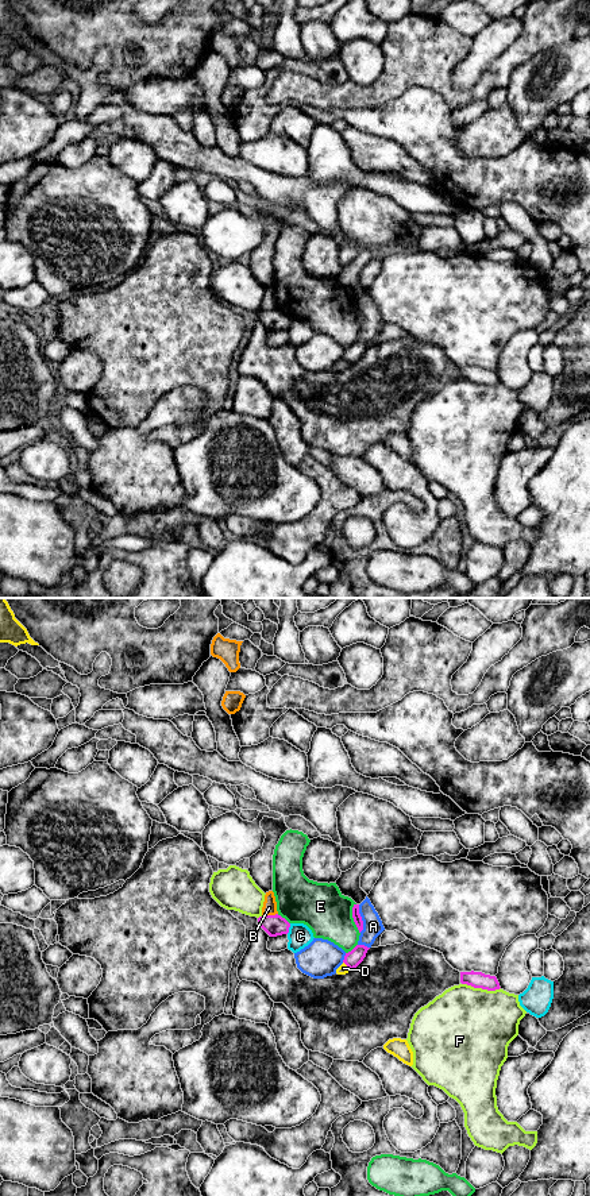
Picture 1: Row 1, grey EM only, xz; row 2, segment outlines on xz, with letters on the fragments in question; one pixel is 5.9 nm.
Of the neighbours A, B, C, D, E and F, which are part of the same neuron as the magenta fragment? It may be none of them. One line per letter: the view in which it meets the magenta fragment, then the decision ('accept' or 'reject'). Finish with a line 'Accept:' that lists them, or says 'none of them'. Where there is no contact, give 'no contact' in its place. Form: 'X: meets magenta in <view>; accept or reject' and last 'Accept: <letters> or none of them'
A: meets magenta in xz; reject
B: meets magenta in xz; reject
C: meets magenta in xz; reject
D: meets magenta in xz; reject
E: meets magenta in xz; reject
F: meets magenta in xz; reject
Accept: none of them

